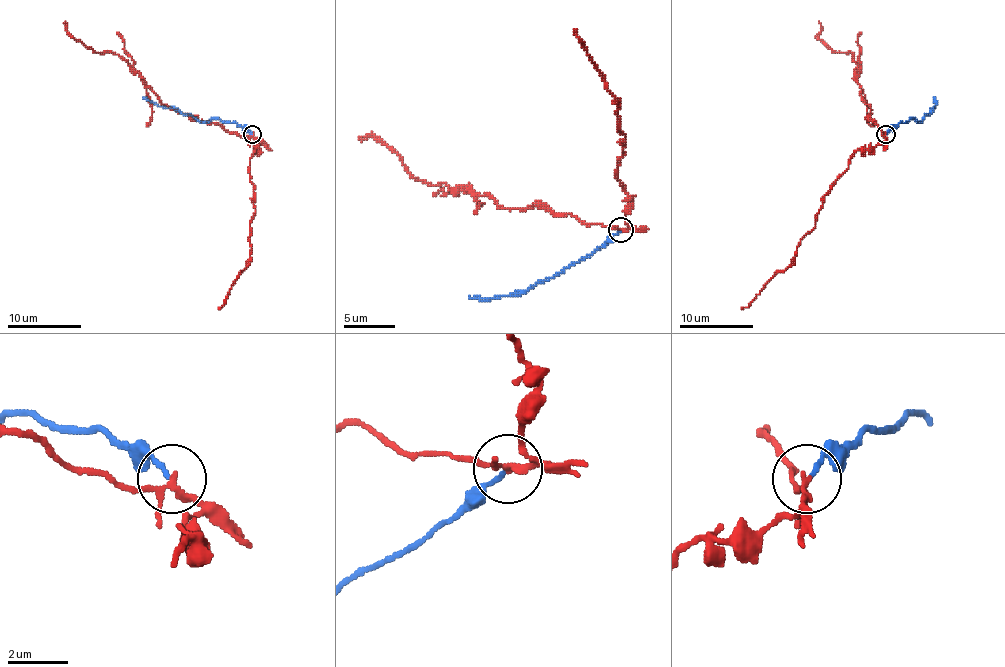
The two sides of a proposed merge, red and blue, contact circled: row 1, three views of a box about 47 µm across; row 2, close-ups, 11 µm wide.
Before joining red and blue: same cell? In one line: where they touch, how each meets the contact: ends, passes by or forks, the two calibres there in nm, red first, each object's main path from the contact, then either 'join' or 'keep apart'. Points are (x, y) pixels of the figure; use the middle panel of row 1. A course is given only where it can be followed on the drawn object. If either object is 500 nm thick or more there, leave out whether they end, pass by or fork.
(621, 230) | red forks | blue ends | 160/130 nm | red via (620, 229), (533, 206), (507, 208), (489, 196), (418, 180), (384, 144), (361, 137) | blue via (620, 231), (576, 262), (525, 290), (489, 298), (469, 295) | keep apart

